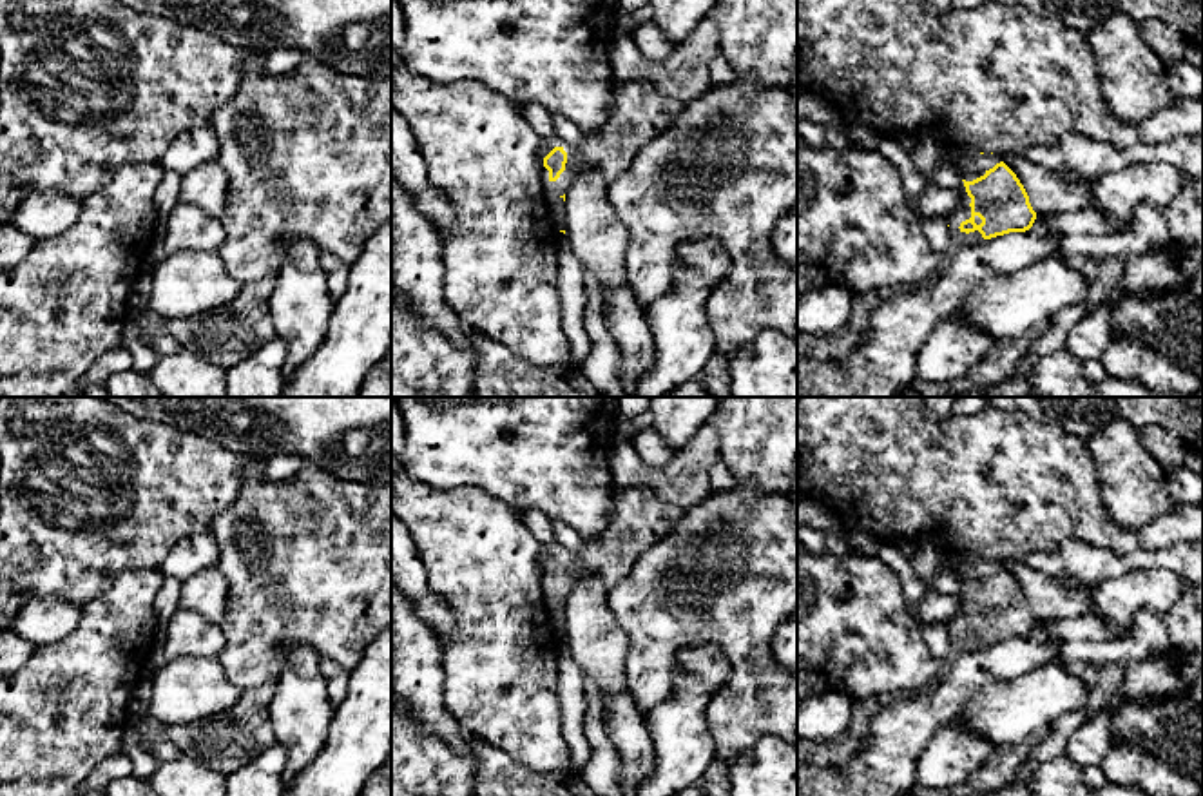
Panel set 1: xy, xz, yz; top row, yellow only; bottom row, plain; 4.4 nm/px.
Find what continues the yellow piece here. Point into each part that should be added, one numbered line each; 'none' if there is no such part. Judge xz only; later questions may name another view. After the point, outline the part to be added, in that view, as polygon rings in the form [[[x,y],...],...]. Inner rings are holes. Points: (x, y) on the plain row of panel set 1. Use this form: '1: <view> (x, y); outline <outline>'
1: xz (640, 519); outline [[[629,486],[618,493],[612,519],[603,535],[571,551],[558,542],[540,546],[542,566],[554,555],[567,558],[565,577],[556,587],[544,573],[544,602],[556,638],[567,635],[563,600],[571,586],[583,577],[598,577],[605,589],[620,584],[636,560],[661,539],[669,537],[685,510],[658,499],[652,488]]]

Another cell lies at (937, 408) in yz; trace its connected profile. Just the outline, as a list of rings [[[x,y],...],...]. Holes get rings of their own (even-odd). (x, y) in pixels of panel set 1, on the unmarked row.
[[[924,397],[924,410],[928,417],[937,422],[942,422],[951,415],[951,406],[958,397]]]

